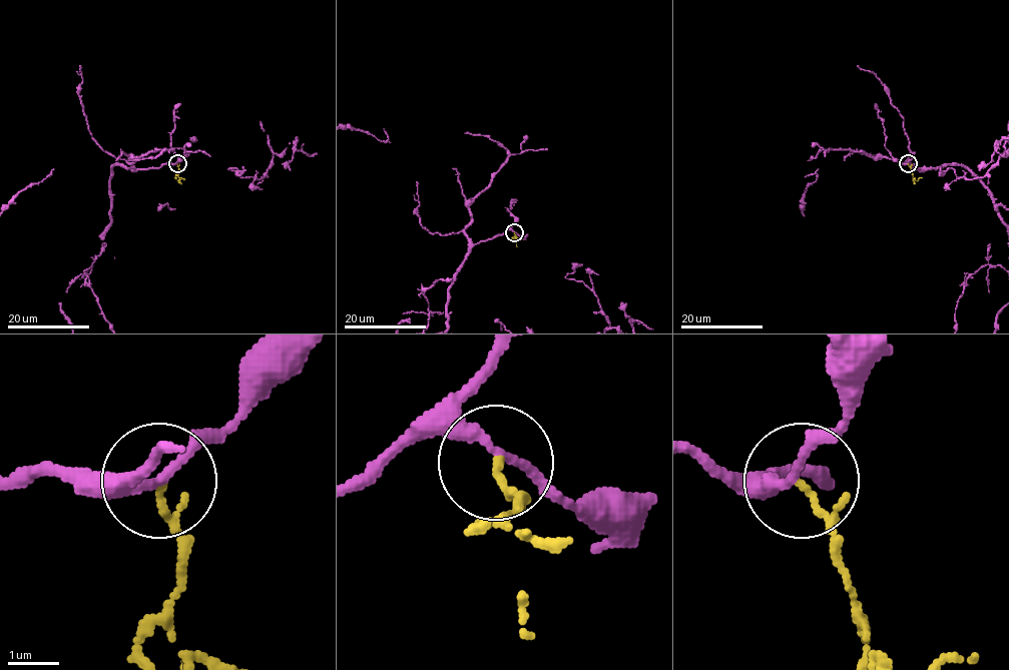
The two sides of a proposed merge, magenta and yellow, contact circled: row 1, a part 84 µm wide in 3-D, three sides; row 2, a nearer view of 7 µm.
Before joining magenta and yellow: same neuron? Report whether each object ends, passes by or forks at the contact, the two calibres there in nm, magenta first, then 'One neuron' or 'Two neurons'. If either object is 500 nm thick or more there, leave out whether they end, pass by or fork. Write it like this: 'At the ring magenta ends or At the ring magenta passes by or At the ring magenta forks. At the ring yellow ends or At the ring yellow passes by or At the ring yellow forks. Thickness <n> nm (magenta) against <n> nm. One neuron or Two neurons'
At the ring magenta passes by. At the ring yellow passes by. Thickness 220 nm (magenta) against 80 nm. Two neurons

